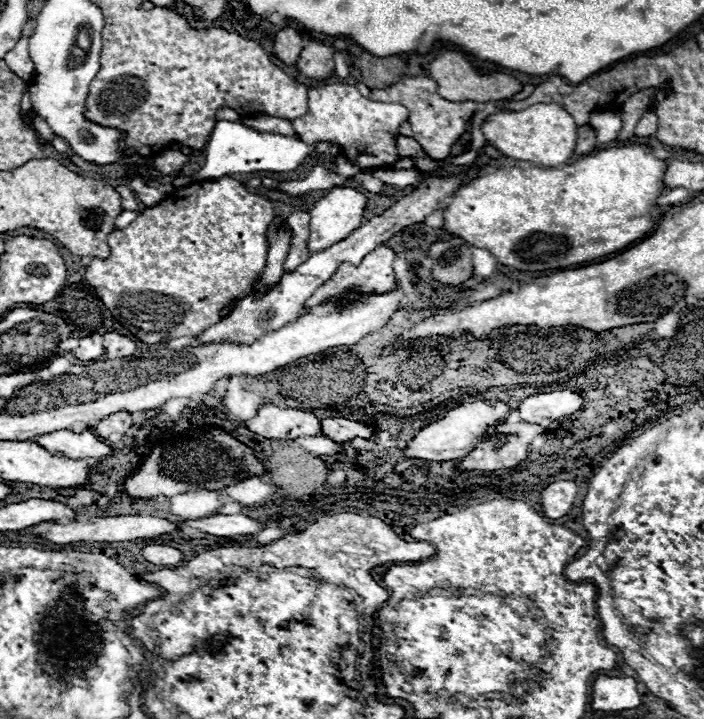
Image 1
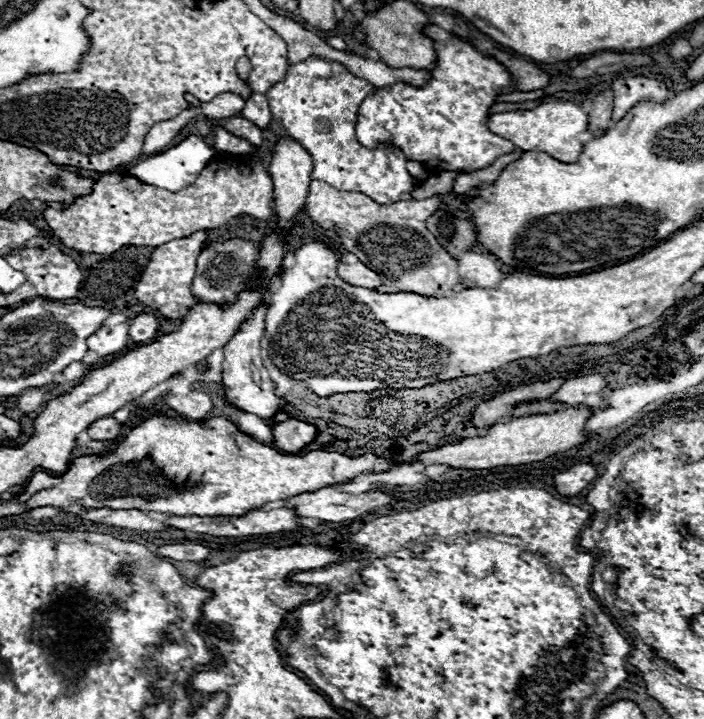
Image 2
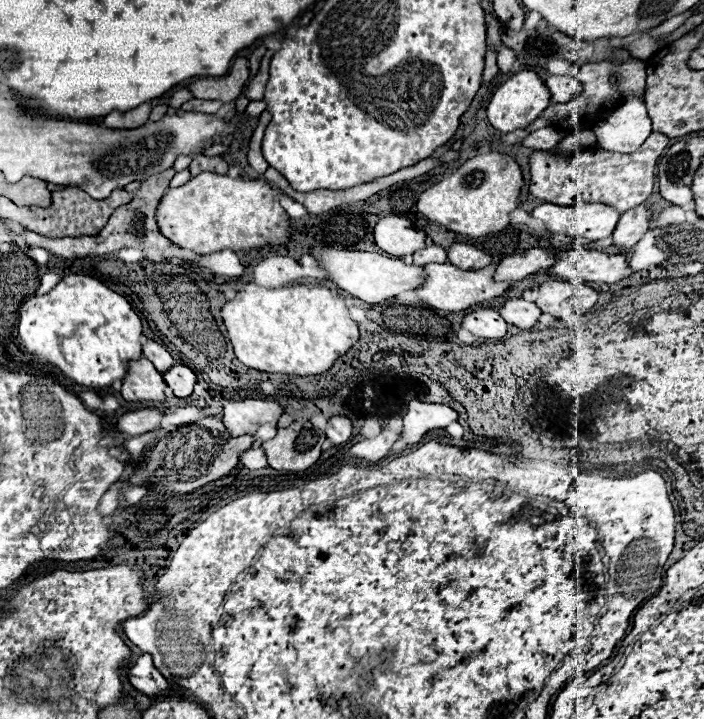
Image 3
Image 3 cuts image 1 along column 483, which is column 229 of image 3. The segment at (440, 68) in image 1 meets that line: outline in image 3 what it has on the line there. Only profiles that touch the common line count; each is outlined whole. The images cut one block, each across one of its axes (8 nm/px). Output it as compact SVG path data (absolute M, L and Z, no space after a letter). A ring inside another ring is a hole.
M236 58L230 72L224 78L202 78L190 86L192 94L196 98L204 100L220 100L220 102L232 102L240 96L244 84L248 80L248 60Z

